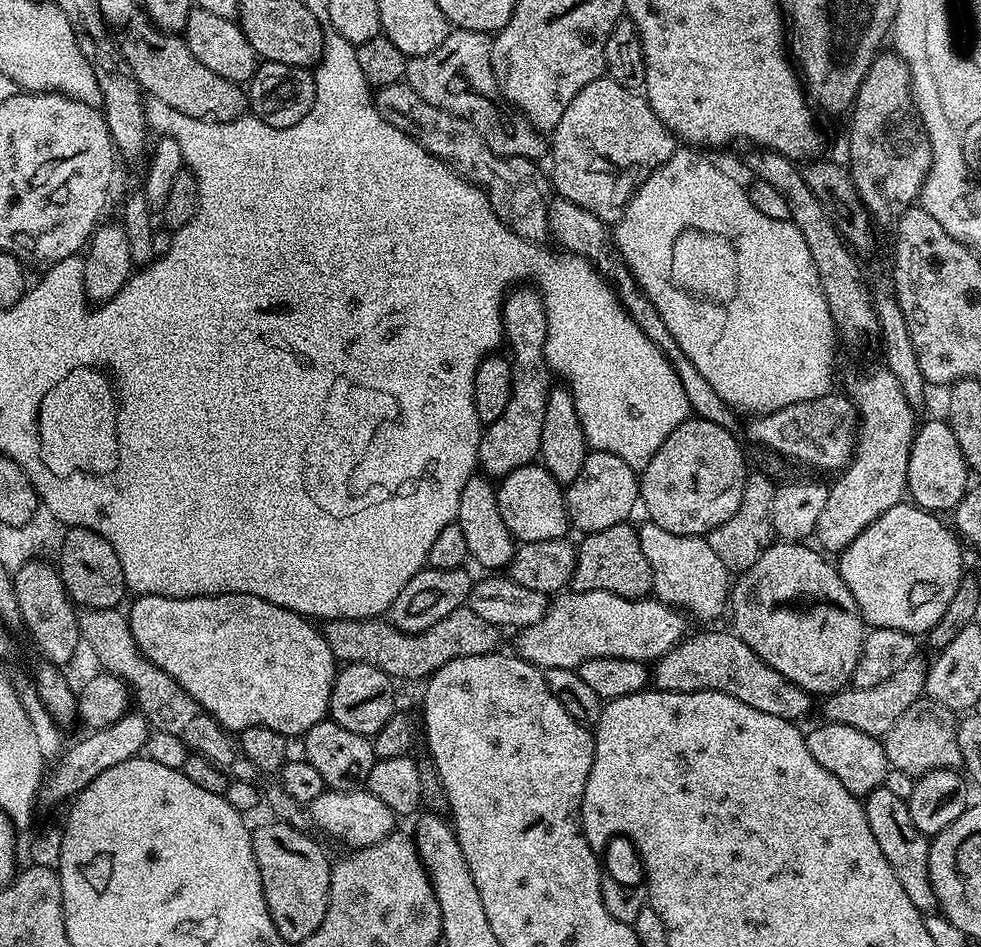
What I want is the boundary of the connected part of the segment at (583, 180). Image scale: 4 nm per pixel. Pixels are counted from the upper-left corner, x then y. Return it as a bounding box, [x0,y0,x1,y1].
[550,78,677,222]

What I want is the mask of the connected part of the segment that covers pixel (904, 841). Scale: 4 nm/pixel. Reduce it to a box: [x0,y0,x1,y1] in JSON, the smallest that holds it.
[863,786,937,913]

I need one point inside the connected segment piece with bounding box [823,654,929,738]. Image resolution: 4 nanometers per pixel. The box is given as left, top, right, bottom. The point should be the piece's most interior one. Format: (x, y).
(873, 710)

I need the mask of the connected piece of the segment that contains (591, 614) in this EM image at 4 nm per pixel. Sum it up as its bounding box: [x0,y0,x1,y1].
[515,590,686,670]

